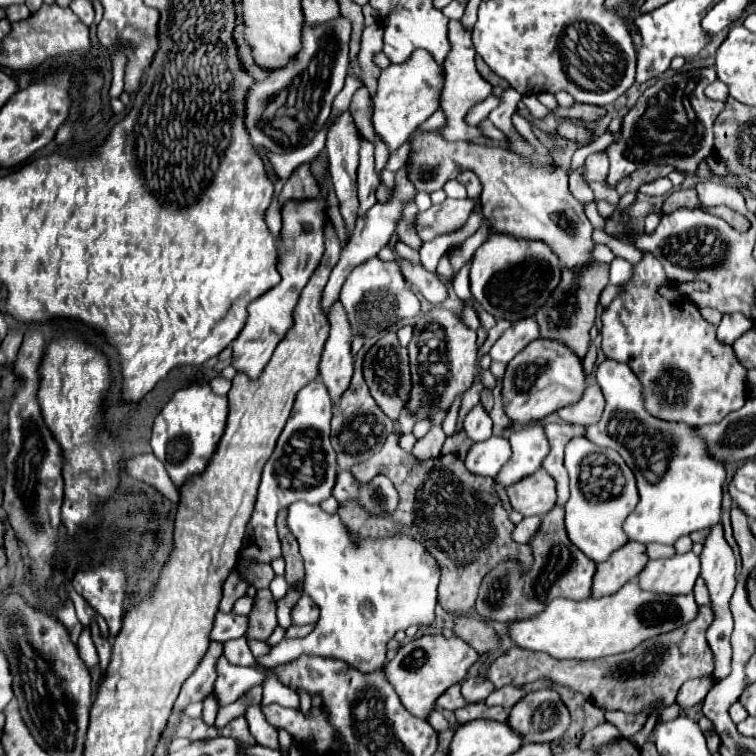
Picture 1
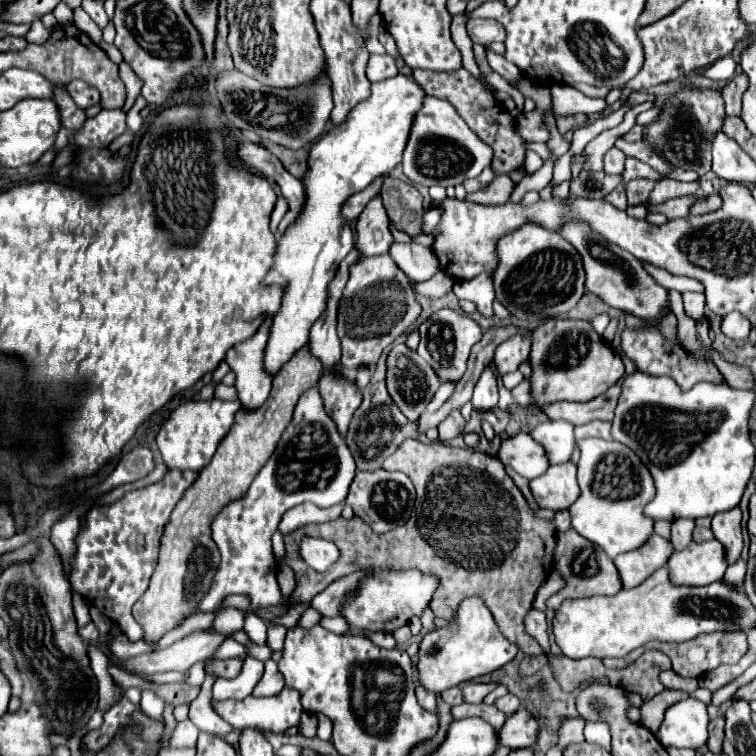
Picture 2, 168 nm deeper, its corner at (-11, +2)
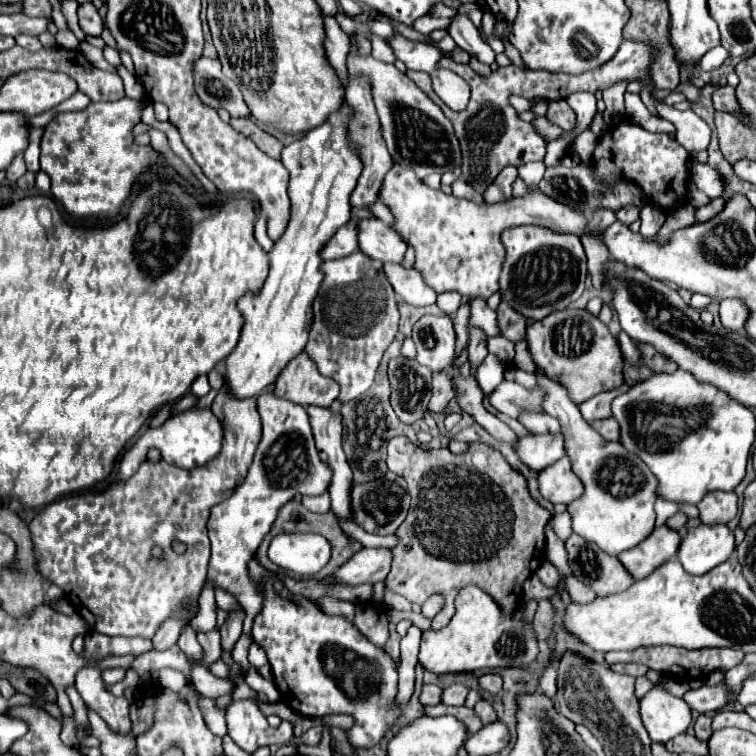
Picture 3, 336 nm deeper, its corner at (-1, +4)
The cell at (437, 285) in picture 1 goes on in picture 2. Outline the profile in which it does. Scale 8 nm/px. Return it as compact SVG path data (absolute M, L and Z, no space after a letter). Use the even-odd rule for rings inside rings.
M416 241L392 243L388 253L412 283L426 281L438 271L438 259L434 251L430 247L418 245Z

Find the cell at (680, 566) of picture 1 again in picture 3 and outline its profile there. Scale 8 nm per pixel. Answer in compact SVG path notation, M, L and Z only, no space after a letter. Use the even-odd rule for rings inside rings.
M698 525L690 529L678 547L678 561L690 575L706 575L724 563L734 551L734 535L726 525Z

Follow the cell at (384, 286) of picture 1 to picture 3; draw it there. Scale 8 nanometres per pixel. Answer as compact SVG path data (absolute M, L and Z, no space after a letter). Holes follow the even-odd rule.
M356 251L342 259L332 259L332 261L322 263L322 271L324 271L326 279L322 281L322 287L318 291L318 299L314 299L314 323L310 329L310 339L308 339L306 351L316 361L322 375L338 381L338 385L340 385L338 399L342 403L356 399L372 385L378 363L398 331L400 311L396 305L394 289L388 283L388 277L386 277L382 265L384 265L382 261L370 259L362 251Z

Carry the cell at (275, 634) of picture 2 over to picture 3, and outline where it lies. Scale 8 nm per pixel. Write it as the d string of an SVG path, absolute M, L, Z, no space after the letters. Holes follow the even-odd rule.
M256 643L250 646L248 660L257 669L268 663L264 649Z

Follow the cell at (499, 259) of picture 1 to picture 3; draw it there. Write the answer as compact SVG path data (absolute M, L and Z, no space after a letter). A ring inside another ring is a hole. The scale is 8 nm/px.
M520 225L502 233L502 245L506 249L506 259L498 279L500 295L502 301L526 319L544 319L558 309L566 309L582 295L586 255L576 235L558 235L556 231L546 231L546 227Z

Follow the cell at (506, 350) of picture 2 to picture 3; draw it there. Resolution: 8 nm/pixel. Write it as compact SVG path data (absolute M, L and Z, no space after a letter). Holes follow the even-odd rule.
M488 355L476 373L476 379L478 379L482 391L484 393L494 391L504 381L504 371L506 371L506 363L500 361L496 355Z

